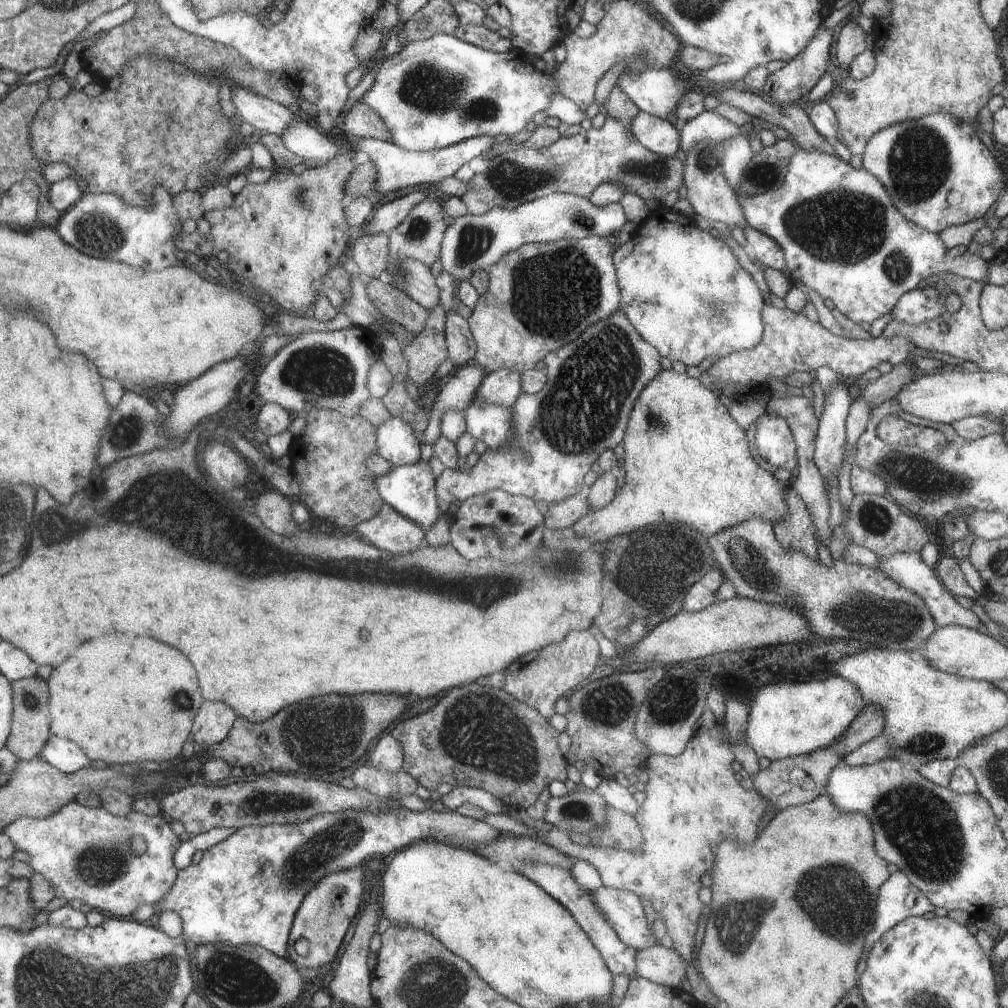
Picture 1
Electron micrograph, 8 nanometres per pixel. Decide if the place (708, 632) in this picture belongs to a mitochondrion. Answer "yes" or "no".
no

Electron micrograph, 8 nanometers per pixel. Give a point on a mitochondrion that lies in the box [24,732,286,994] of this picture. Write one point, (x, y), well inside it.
(98, 865)

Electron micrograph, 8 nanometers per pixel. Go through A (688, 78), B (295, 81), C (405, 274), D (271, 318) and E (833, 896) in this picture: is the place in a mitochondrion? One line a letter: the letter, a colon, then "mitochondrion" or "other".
A: other
B: other
C: mitochondrion
D: other
E: mitochondrion

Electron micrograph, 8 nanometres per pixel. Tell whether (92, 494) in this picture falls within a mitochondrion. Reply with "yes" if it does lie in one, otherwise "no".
yes

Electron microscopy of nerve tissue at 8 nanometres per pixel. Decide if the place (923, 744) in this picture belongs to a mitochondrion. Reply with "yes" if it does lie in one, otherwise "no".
yes

